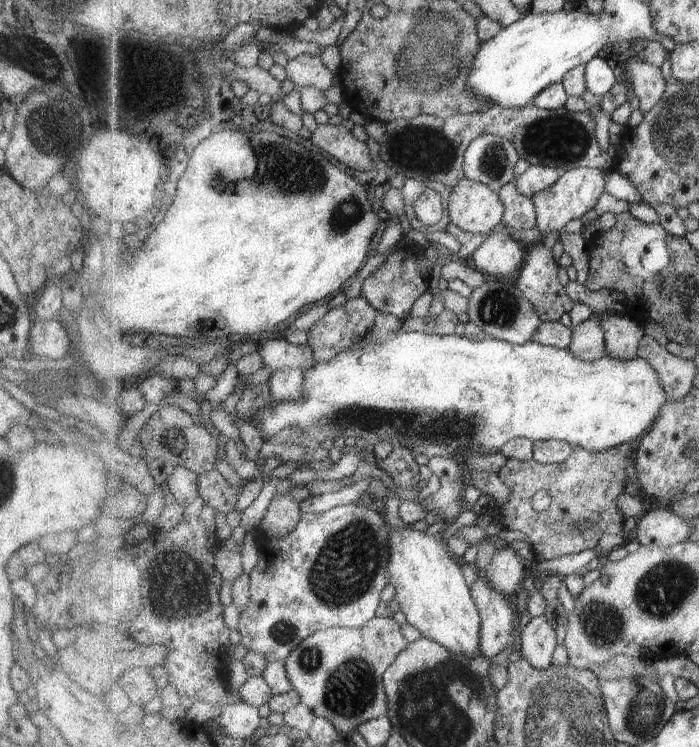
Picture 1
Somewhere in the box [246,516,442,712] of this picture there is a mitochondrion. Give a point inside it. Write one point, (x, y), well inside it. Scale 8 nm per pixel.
(349, 561)

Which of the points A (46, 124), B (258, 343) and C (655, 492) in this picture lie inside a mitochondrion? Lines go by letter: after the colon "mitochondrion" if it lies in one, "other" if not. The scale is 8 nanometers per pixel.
A: mitochondrion
B: other
C: other

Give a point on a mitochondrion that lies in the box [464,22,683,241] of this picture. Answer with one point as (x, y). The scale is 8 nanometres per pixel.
(554, 138)

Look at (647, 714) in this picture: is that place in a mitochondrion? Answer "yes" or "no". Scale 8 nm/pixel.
yes

